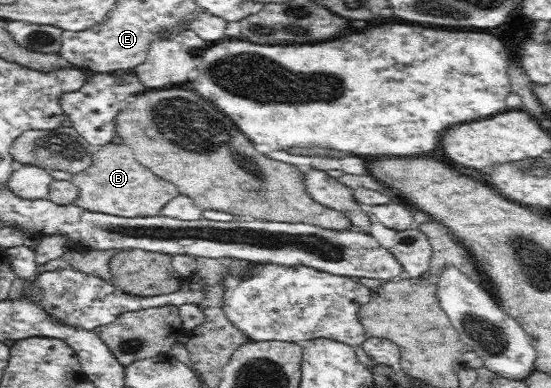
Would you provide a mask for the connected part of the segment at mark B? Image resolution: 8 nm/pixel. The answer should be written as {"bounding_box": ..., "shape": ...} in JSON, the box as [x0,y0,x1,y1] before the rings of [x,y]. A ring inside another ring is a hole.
{"bounding_box":[71,144,179,217],"shape":[[[122,144],[98,147],[91,156],[89,167],[75,173],[71,182],[79,189],[79,196],[73,203],[86,211],[107,213],[120,217],[152,217],[179,194],[173,183],[158,177],[142,165],[133,151]]]}

